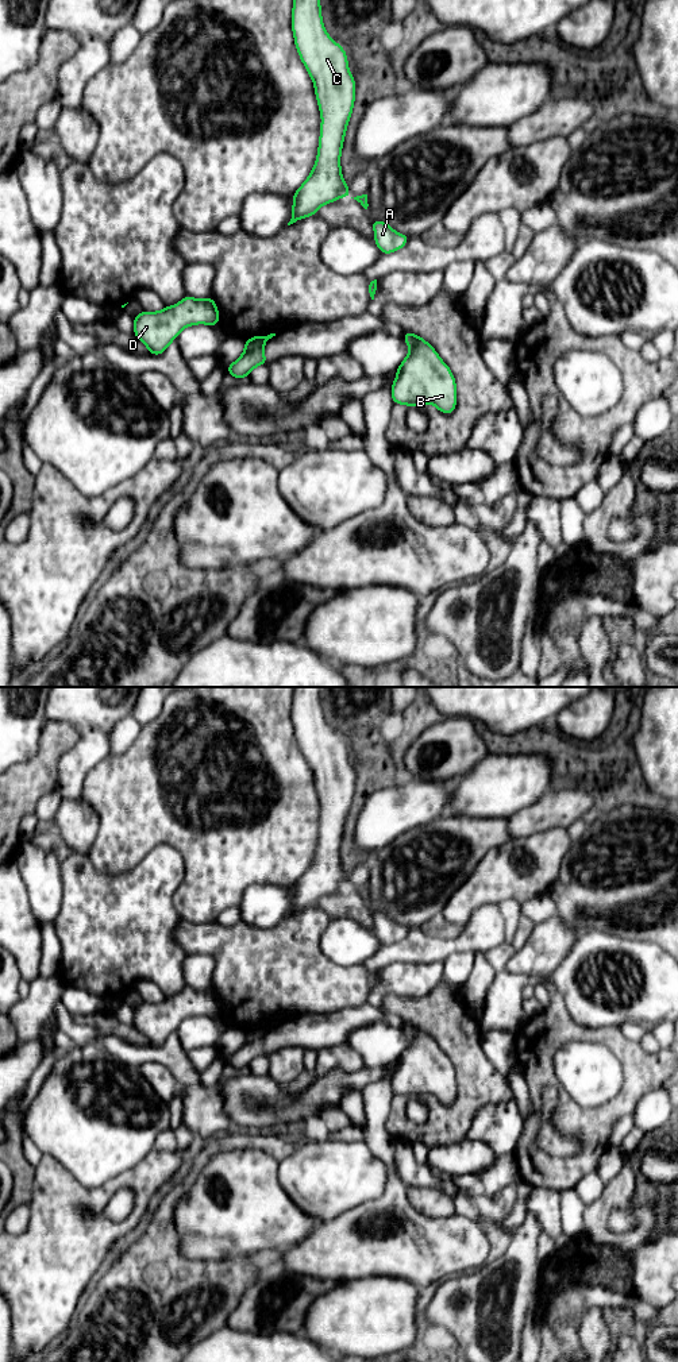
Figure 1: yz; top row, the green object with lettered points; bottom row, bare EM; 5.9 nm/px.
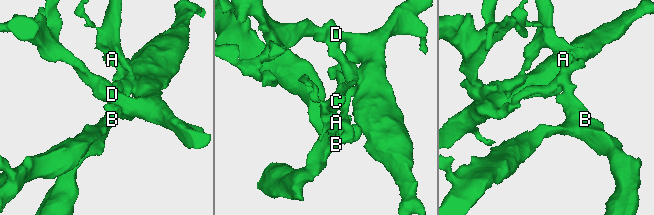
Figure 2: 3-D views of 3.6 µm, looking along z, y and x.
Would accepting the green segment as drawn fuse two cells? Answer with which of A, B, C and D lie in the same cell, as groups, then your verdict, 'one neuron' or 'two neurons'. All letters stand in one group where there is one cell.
groups A B C / D; two neurons

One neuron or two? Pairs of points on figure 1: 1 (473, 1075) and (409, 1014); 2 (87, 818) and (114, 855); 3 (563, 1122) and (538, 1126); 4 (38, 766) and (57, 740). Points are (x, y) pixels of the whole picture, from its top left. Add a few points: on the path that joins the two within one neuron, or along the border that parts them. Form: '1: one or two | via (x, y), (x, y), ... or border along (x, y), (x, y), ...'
1: one | via (466, 1056), (428, 1017)
2: two | border along (89, 803), (97, 814), (97, 838), (87, 855)
3: one | via (557, 1126), (544, 1126)
4: one | via (45, 759), (51, 747)

